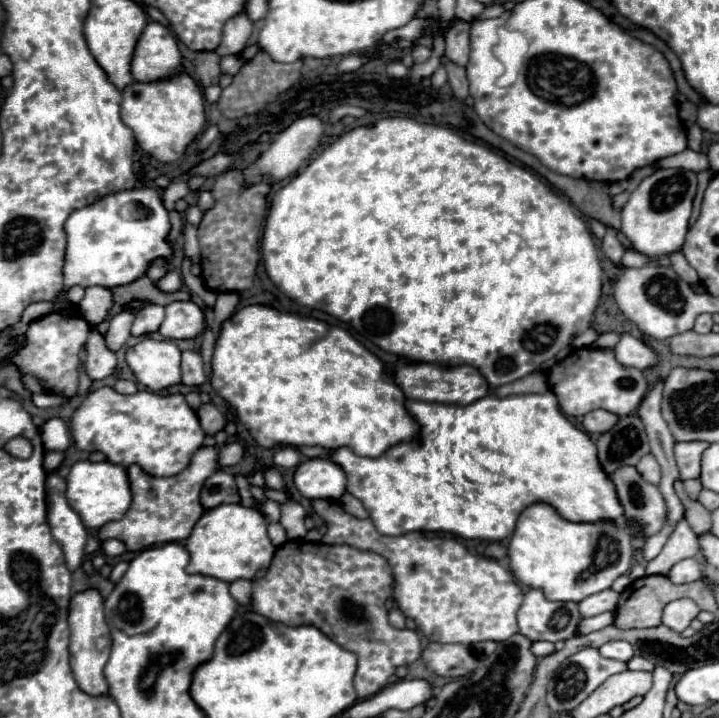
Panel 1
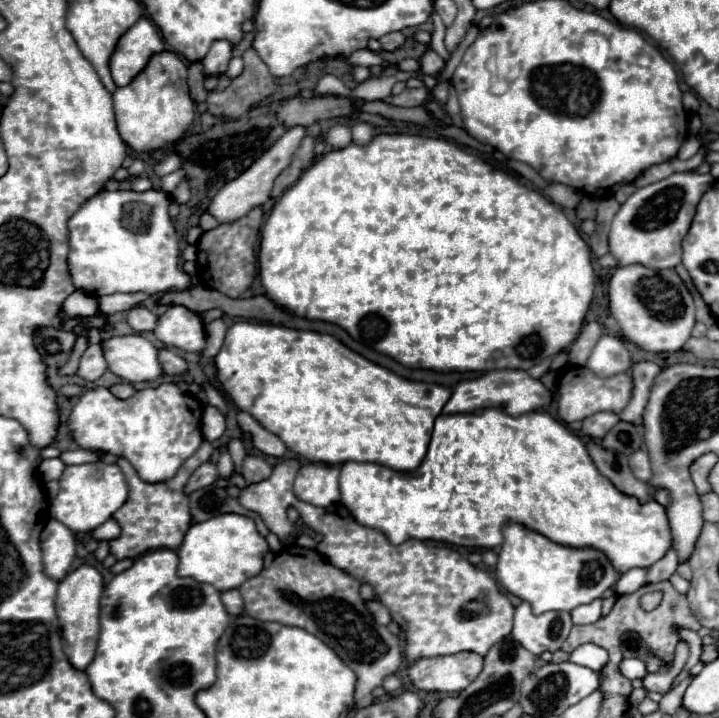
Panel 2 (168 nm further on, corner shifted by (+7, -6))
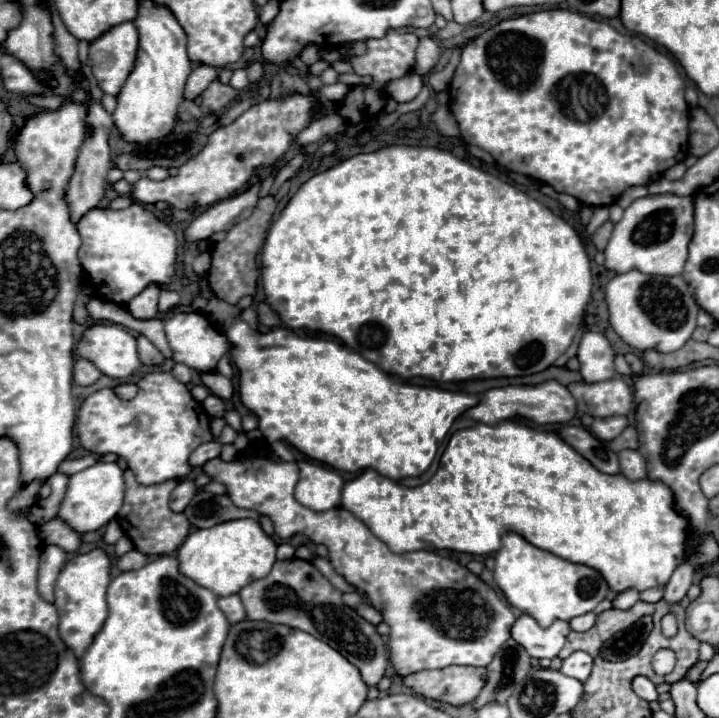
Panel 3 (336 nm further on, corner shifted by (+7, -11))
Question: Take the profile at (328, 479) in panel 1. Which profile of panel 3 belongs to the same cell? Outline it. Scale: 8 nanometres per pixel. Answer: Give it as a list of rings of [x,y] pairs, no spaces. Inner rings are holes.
[[[300,461],[300,481],[294,489],[298,503],[312,511],[328,511],[340,505],[344,479],[330,467]]]

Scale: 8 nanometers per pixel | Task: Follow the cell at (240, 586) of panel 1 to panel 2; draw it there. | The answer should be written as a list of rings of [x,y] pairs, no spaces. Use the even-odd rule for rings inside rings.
[[[228,590],[228,592],[222,592],[222,602],[228,610],[228,614],[232,616],[240,616],[244,612],[244,606],[242,606],[242,598],[240,598],[240,592],[238,590]]]

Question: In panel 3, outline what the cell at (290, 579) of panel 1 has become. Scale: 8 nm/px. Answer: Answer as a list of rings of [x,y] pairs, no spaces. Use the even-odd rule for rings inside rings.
[[[296,557],[288,561],[276,561],[268,577],[252,581],[238,595],[248,619],[282,623],[328,643],[360,671],[362,681],[368,687],[374,687],[384,677],[390,655],[376,627],[362,619],[354,609],[350,609],[342,601],[342,591],[338,591],[310,561]]]

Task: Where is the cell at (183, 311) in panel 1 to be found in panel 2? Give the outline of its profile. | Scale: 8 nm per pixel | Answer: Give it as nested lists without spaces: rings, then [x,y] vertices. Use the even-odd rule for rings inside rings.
[[[170,306],[158,320],[154,334],[166,346],[184,352],[202,352],[206,348],[206,332],[202,318],[186,306]]]

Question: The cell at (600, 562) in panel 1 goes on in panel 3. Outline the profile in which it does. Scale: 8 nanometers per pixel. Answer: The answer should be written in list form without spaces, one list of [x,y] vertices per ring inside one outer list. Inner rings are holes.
[[[506,533],[502,537],[502,547],[494,559],[494,581],[508,603],[522,613],[532,615],[542,627],[550,627],[556,619],[568,621],[592,611],[608,593],[608,583],[596,569],[570,563],[550,551],[538,549],[518,533]]]

